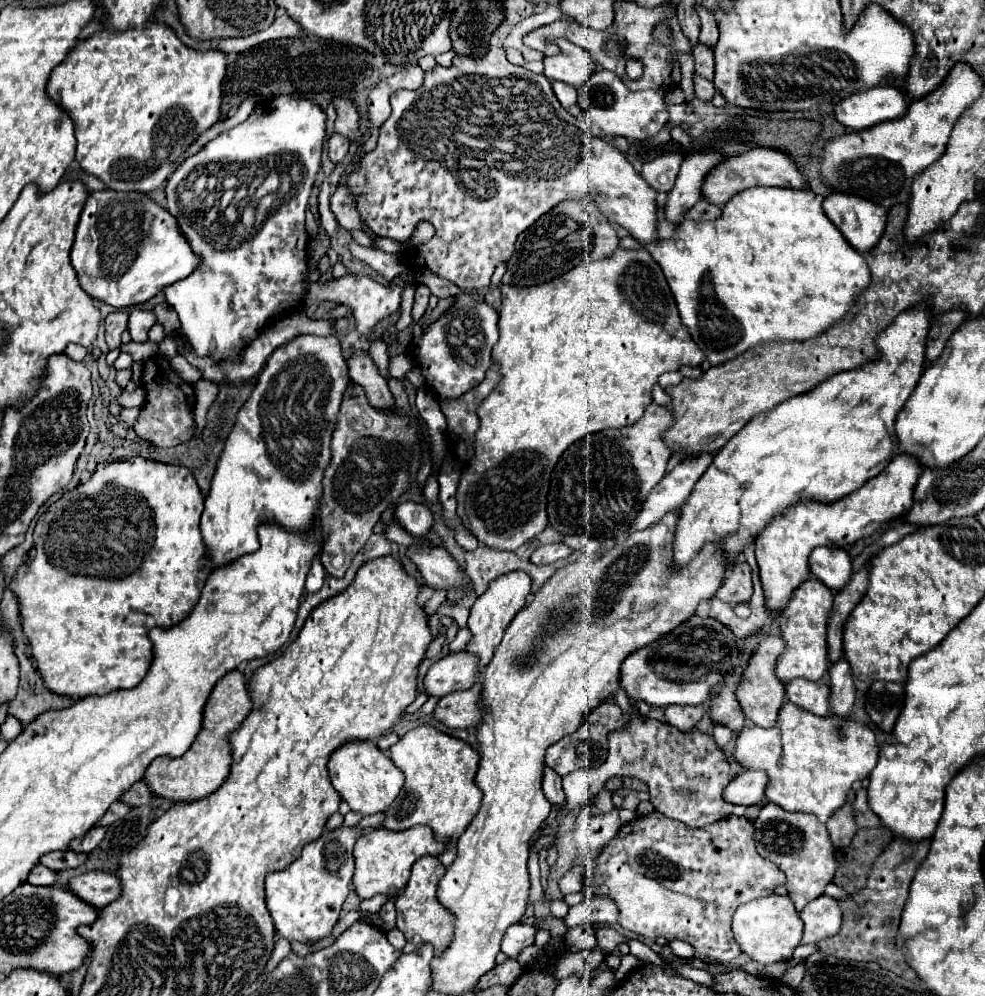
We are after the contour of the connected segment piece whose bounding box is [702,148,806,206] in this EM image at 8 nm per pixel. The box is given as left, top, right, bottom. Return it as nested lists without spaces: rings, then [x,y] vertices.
[[[754,148],[754,150],[748,150],[740,156],[732,156],[728,160],[724,160],[724,164],[718,164],[708,174],[708,182],[704,182],[702,196],[716,206],[724,206],[724,204],[728,204],[728,200],[732,200],[732,196],[736,196],[736,194],[740,194],[748,188],[754,188],[754,186],[780,186],[780,188],[804,190],[806,188],[806,178],[798,170],[798,166],[790,158],[790,154],[786,154],[784,150]]]

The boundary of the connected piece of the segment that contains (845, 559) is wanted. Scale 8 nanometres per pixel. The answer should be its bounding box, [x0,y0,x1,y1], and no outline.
[810,548,852,590]

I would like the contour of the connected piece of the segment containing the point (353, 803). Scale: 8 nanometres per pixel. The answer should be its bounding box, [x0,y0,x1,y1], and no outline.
[328,742,404,816]

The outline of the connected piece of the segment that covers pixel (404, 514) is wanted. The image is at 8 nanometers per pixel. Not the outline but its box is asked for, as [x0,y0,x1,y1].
[394,502,434,536]

